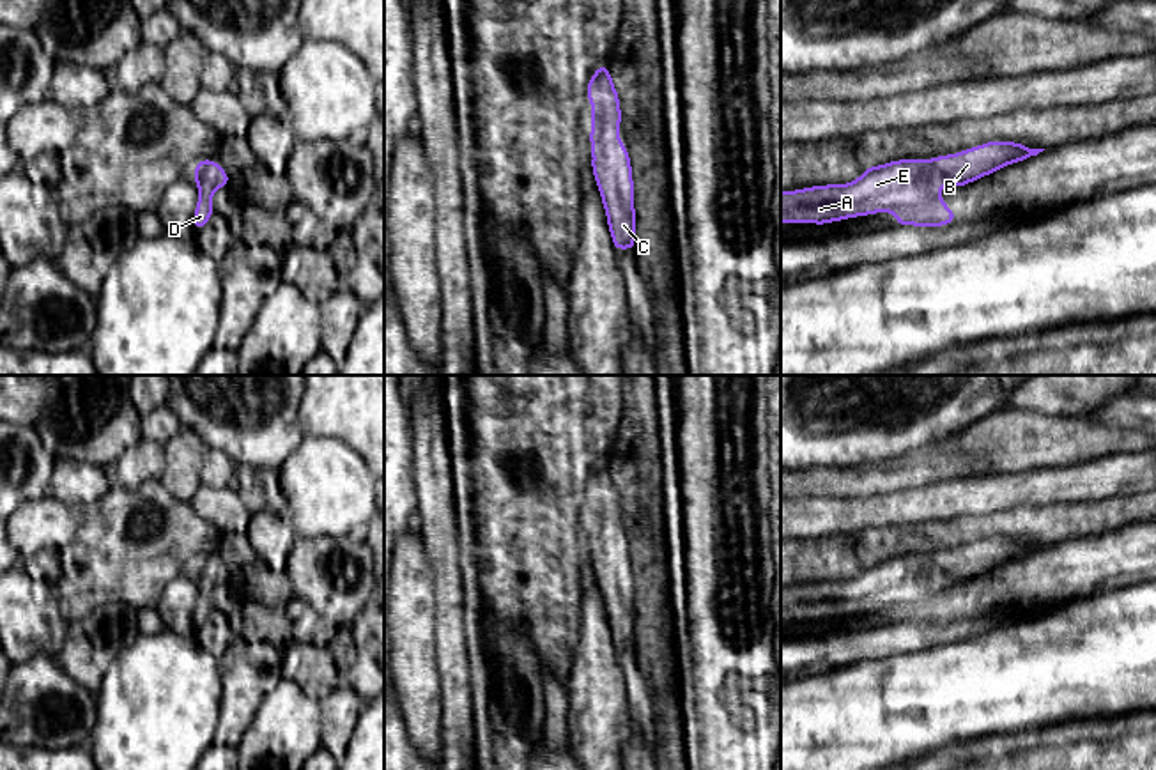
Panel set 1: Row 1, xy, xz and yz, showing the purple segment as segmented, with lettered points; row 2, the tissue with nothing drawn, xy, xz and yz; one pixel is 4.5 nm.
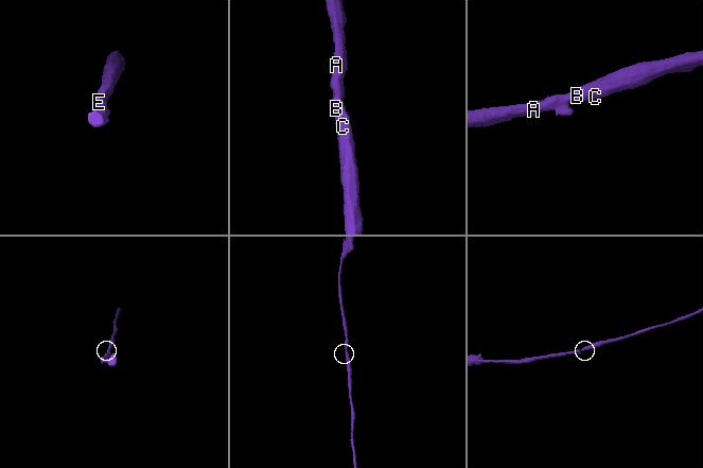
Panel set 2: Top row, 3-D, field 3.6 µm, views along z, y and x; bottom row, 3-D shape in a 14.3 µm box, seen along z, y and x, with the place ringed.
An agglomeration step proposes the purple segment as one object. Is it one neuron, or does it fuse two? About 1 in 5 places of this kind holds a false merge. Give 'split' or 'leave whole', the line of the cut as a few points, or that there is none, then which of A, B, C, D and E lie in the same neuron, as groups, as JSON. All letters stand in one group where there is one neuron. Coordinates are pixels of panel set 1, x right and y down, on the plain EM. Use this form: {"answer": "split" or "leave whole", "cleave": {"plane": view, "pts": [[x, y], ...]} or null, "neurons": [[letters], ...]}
{"answer": "leave whole", "cleave": null, "neurons": [["A", "B", "C", "D", "E"]]}

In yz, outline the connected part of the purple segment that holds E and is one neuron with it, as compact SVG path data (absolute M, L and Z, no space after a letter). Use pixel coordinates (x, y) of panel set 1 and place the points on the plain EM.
M993 536L928 558L896 556L867 563L859 575L846 581L781 588L781 621L793 618L827 621L894 609L896 623L947 623L956 616L956 609L944 600L940 582L967 582L1043 547L1020 538Z

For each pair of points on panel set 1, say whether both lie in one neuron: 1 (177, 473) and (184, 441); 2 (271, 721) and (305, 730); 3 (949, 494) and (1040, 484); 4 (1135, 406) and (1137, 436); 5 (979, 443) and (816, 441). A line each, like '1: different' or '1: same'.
1: same
2: same
3: same
4: different
5: different

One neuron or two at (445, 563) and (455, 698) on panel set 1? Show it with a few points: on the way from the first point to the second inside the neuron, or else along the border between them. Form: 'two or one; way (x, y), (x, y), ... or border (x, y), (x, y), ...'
one; way (450, 597), (450, 611), (455, 623), (455, 664)

